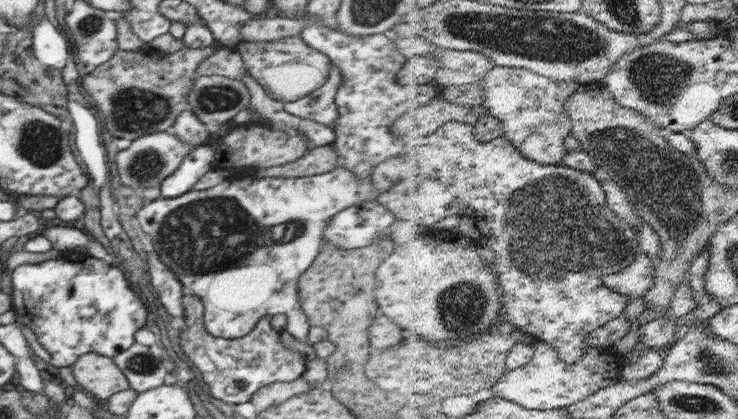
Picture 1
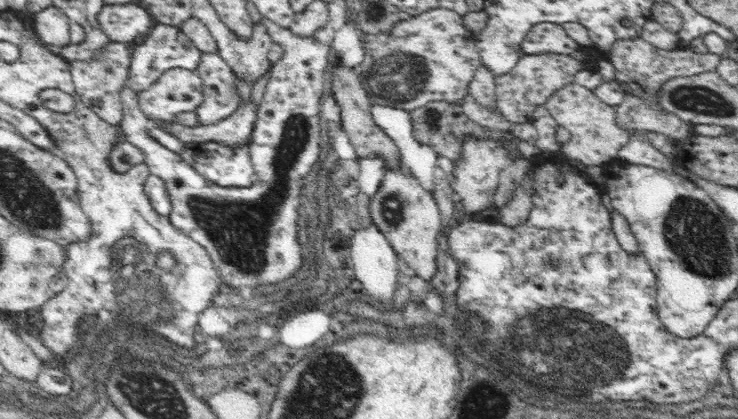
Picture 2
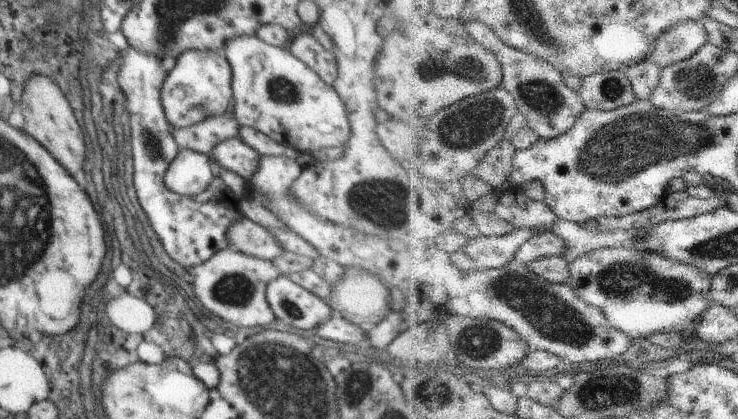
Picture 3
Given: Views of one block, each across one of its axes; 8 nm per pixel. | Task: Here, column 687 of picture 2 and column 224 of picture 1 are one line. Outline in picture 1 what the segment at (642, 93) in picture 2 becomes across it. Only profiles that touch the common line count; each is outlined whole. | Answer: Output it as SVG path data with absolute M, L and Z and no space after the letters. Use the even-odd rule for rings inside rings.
M220 48L210 57L202 60L202 64L196 67L198 76L220 75L240 80L244 74L248 74L244 61L235 49Z

